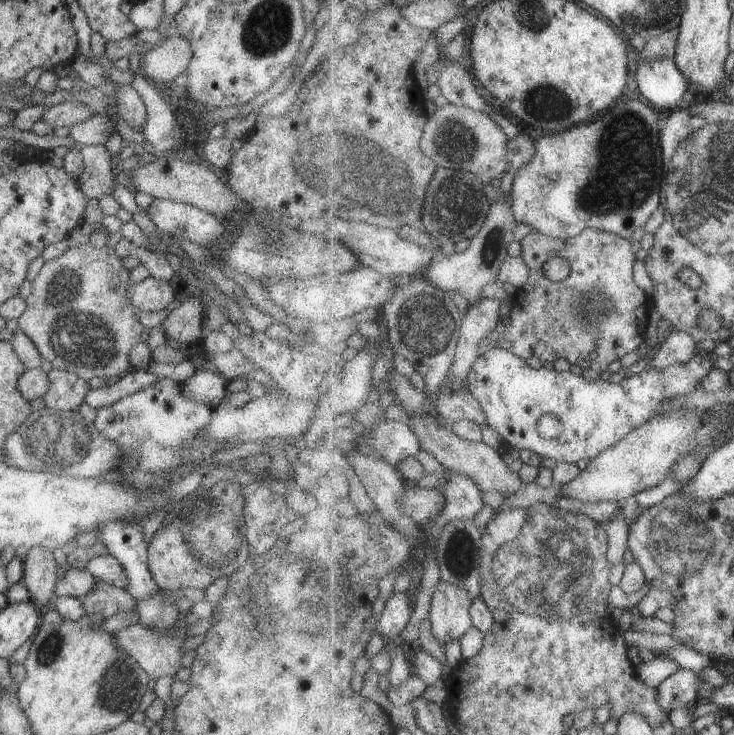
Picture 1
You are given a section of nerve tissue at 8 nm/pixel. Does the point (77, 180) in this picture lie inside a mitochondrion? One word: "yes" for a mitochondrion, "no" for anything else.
no

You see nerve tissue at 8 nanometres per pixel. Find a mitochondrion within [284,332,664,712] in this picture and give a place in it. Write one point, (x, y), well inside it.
(551, 579)

